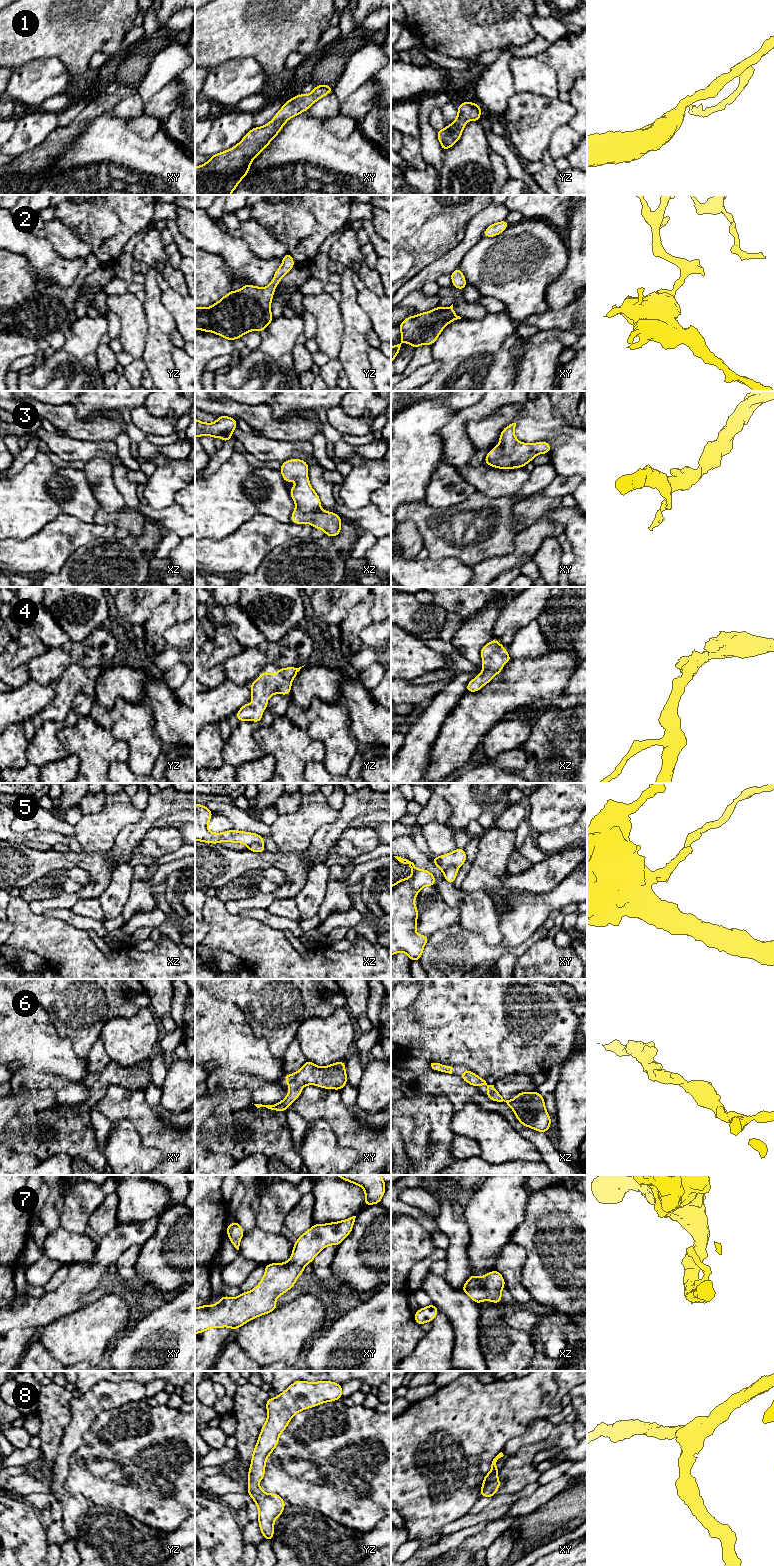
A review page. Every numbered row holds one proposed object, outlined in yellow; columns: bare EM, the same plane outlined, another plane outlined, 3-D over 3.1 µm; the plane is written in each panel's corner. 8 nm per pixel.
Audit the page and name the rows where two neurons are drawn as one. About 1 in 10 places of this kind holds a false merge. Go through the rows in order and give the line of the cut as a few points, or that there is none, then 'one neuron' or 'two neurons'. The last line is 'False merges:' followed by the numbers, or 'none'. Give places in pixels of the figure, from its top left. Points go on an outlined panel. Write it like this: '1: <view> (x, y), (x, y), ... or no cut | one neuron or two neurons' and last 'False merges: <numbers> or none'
1: no cut | one neuron
2: no cut | one neuron
3: no cut | one neuron
4: no cut | one neuron
5: xz (263, 845), (252, 843), (247, 847) | two neurons
6: no cut | one neuron
7: no cut | one neuron
8: no cut | one neuron
False merges: 5

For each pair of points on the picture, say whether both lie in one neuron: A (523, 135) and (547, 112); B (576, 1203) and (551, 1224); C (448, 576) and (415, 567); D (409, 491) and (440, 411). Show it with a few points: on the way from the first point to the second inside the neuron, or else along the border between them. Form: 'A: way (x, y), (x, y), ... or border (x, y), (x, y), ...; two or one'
A: way (529, 129), (541, 117); one
B: way (570, 1209), (561, 1218), (557, 1218); one
C: way (440, 576), (423, 575); one
D: way (409, 471), (409, 457), (420, 431); one

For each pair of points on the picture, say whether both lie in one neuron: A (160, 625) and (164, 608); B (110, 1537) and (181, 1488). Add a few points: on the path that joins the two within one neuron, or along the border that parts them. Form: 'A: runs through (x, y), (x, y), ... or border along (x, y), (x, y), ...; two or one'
A: runs through (160, 621), (164, 612); one
B: border along (114, 1508), (125, 1512), (156, 1530); two

